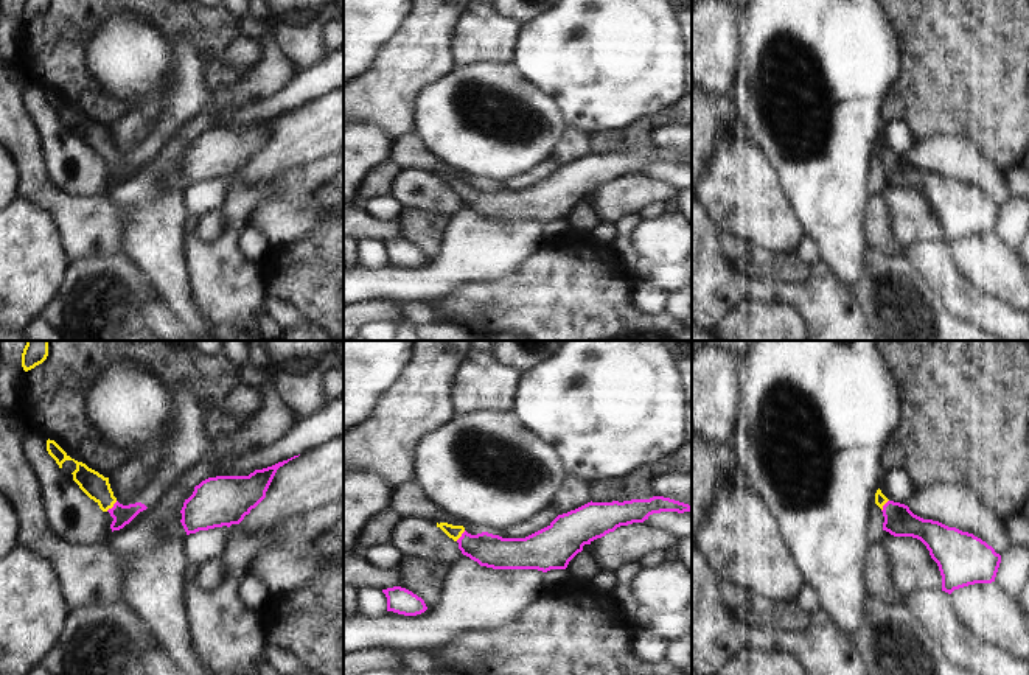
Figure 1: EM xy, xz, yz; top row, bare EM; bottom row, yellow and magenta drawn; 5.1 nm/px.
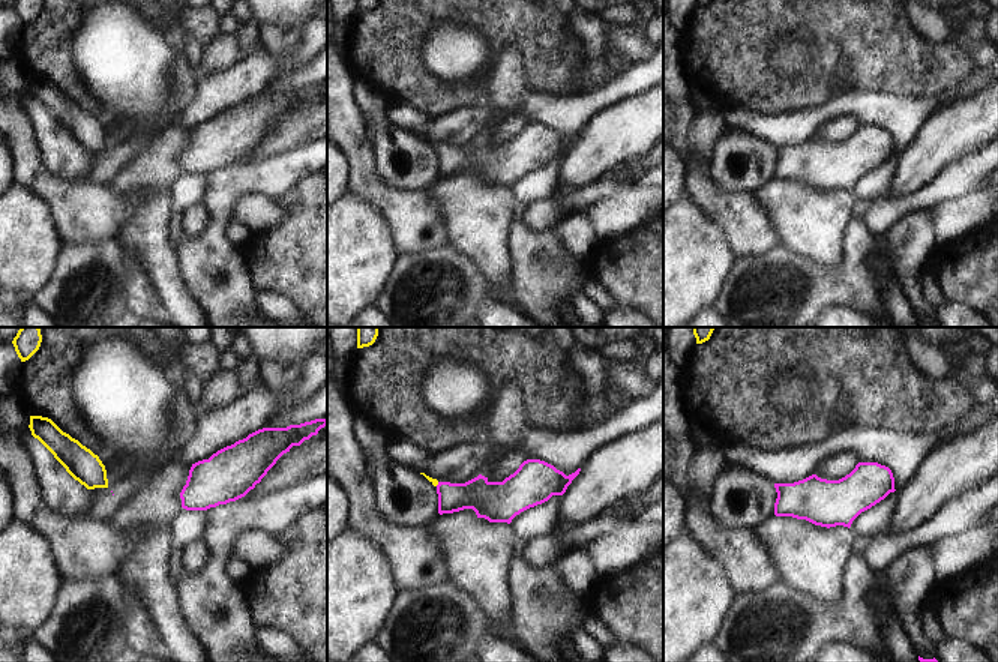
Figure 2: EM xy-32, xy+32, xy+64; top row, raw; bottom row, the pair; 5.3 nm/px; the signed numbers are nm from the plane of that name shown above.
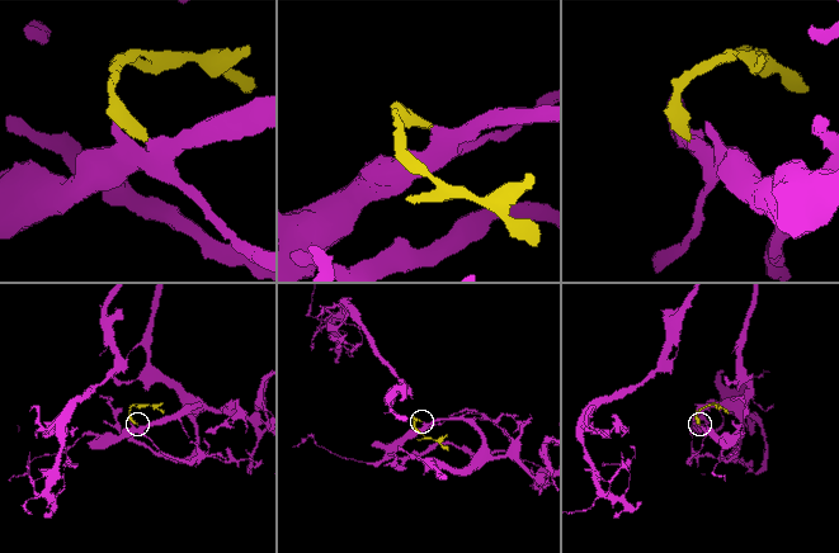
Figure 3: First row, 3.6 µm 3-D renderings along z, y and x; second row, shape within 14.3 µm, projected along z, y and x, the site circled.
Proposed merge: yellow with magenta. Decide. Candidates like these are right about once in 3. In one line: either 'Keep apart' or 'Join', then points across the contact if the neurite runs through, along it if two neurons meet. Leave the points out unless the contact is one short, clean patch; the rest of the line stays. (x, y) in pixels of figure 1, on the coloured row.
Join. Path across: xy (95, 486), (111, 507), (122, 515).

